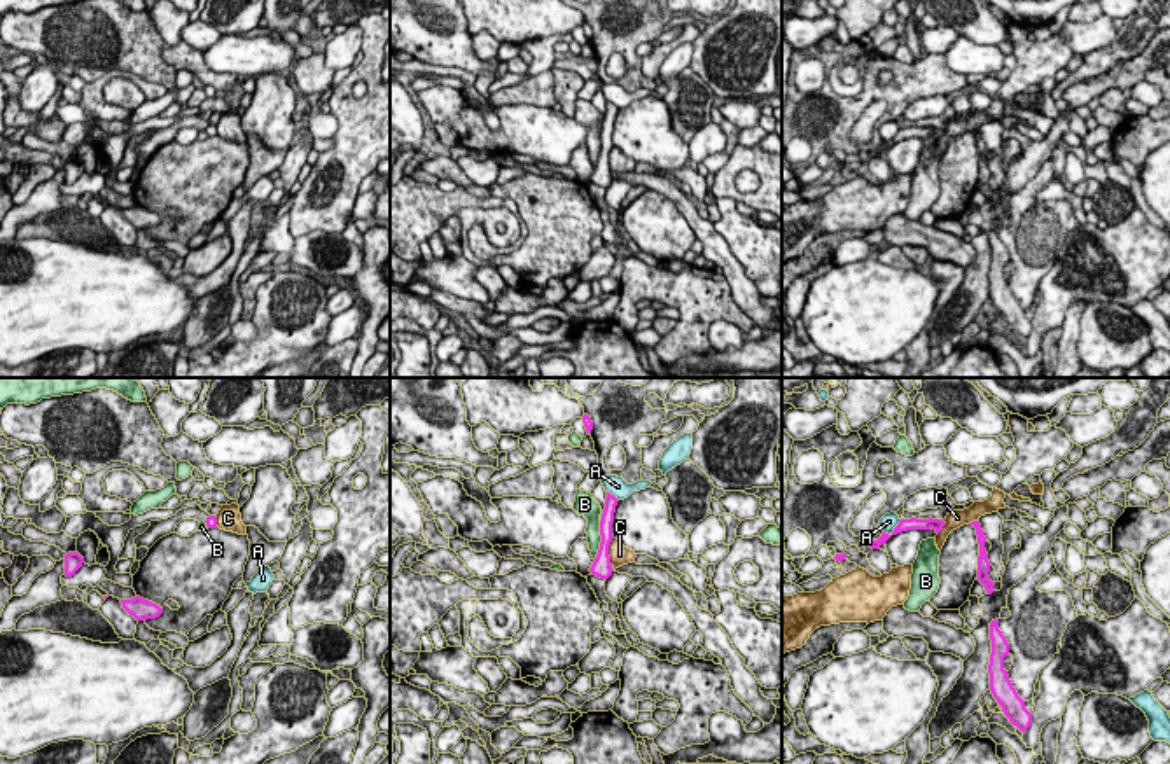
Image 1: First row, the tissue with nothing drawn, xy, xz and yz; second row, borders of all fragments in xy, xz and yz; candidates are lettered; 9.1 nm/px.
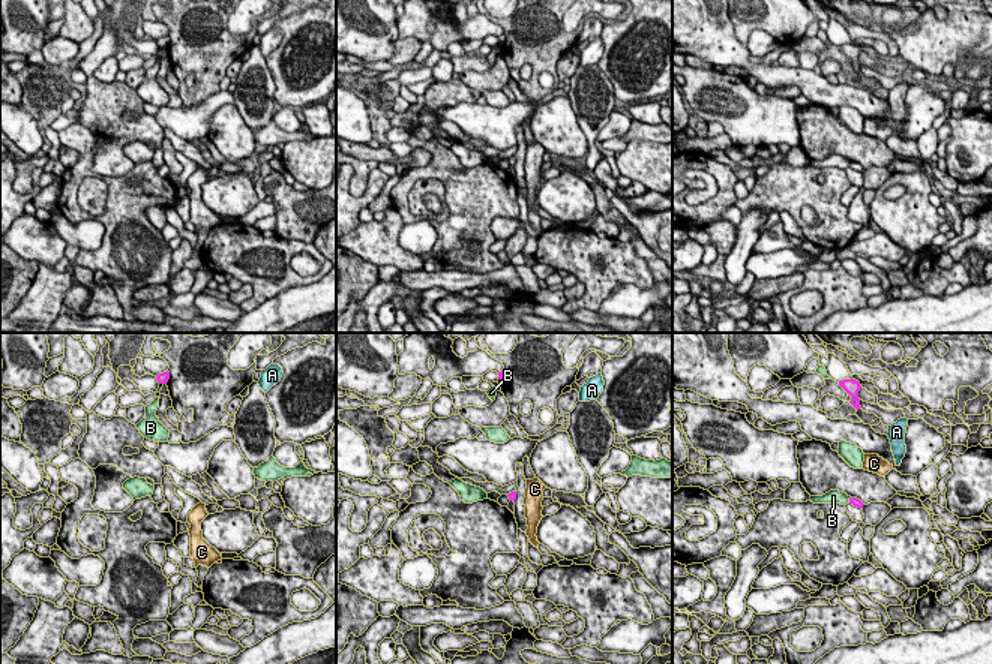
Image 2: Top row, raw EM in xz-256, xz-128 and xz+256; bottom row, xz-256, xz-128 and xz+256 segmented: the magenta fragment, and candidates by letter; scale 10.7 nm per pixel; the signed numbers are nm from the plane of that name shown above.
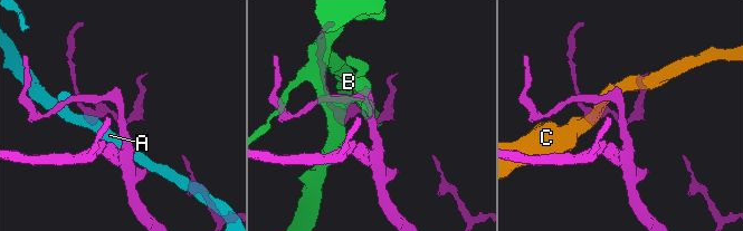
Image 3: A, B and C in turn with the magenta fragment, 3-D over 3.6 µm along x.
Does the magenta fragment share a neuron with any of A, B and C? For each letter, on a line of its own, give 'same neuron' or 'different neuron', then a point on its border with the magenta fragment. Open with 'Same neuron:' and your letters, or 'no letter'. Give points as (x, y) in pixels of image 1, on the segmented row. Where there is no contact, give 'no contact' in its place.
Same neuron: B
A: different neuron; contact yz (894, 530)
B: same neuron; contact xz (602, 541)
C: different neuron; contact xz (607, 551)

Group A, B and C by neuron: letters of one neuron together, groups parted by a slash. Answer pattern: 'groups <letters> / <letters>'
groups A / B / C

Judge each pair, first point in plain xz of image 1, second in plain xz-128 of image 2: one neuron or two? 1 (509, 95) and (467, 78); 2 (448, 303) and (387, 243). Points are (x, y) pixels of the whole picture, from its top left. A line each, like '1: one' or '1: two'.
1: two
2: two

